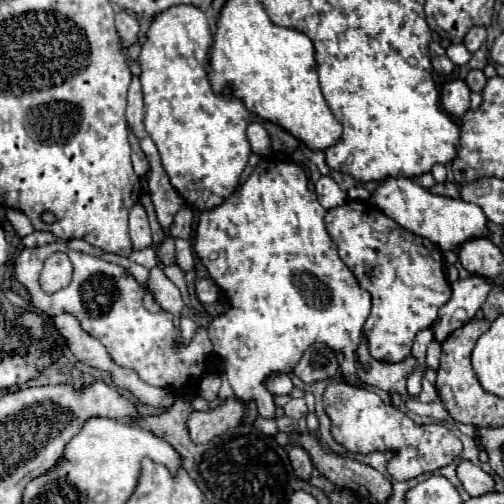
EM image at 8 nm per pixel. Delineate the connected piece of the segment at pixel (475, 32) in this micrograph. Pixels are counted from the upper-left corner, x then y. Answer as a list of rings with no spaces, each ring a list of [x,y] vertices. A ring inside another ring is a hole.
[[[473,26],[473,28],[467,32],[467,36],[463,38],[463,44],[467,46],[467,50],[469,50],[469,52],[477,52],[477,50],[479,50],[479,46],[485,42],[485,36],[487,36],[485,28]]]

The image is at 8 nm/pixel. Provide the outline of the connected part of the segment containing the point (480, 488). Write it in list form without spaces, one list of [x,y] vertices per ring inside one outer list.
[[[463,460],[457,468],[457,476],[463,482],[463,488],[469,492],[469,496],[479,496],[479,494],[489,494],[495,490],[495,480],[483,472],[479,466]]]

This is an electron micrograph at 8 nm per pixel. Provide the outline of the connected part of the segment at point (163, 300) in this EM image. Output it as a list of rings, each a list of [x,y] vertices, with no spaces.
[[[153,268],[151,270],[151,280],[149,280],[149,286],[147,286],[153,294],[155,294],[155,300],[161,304],[163,310],[171,312],[174,319],[175,327],[179,327],[179,314],[181,310],[185,308],[185,302],[183,302],[183,296],[179,292],[179,288],[163,274],[161,268]]]

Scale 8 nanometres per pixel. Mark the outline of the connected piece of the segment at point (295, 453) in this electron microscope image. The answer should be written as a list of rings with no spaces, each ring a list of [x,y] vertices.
[[[299,444],[291,446],[289,460],[291,460],[291,466],[299,478],[309,478],[311,470],[313,470],[313,462],[311,462],[311,456]]]

